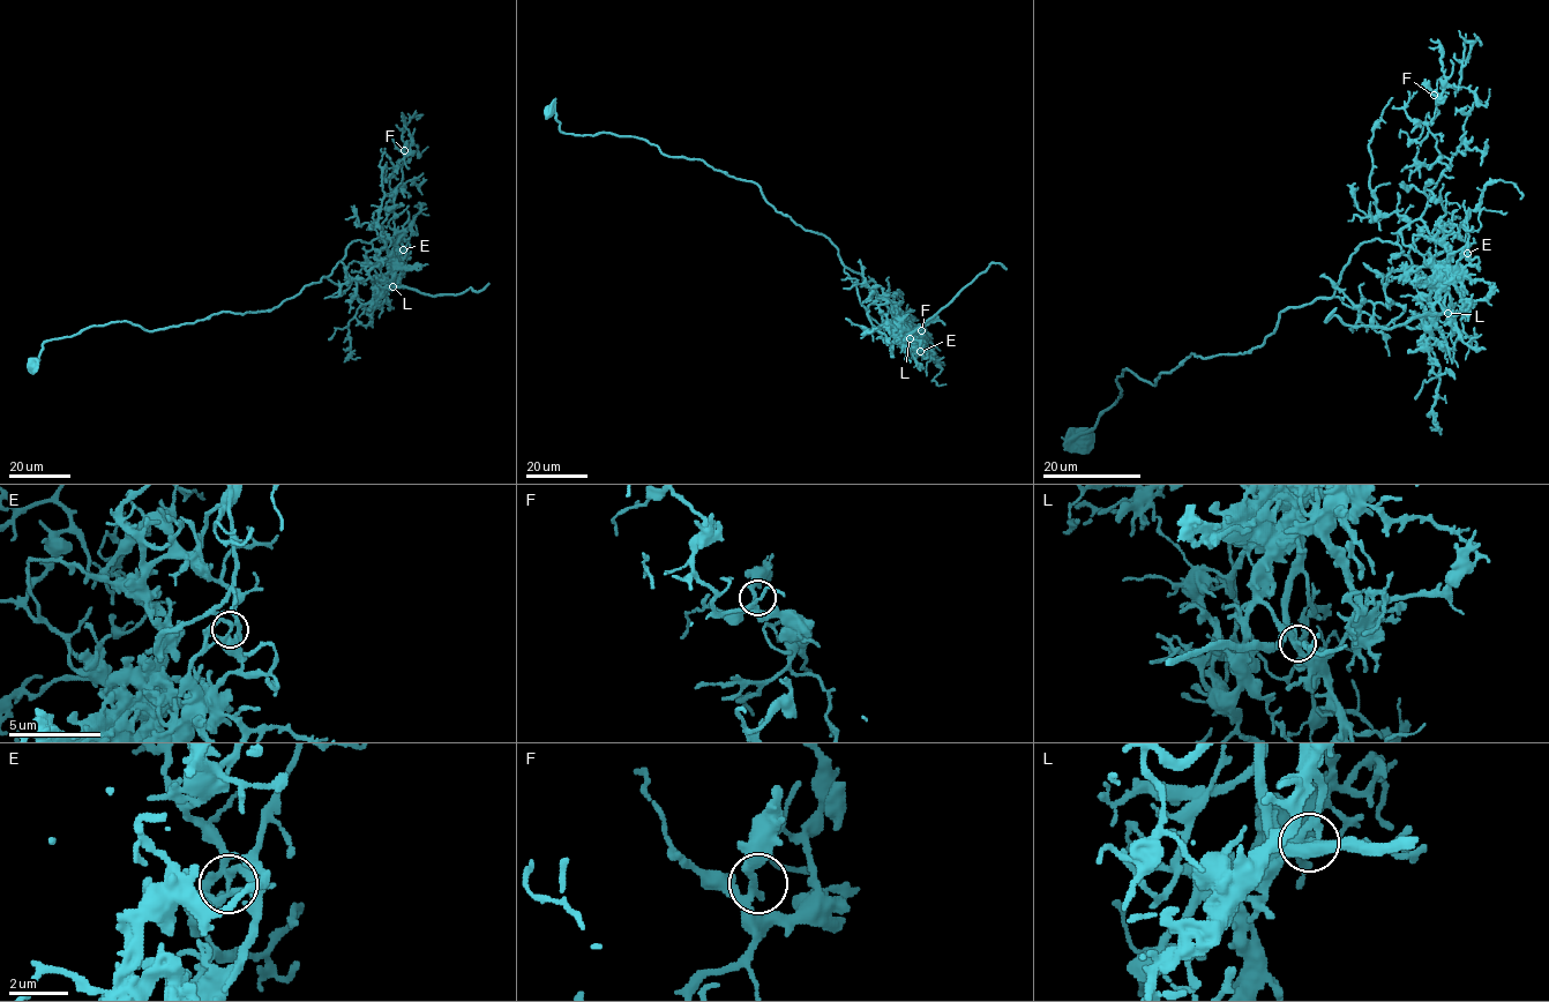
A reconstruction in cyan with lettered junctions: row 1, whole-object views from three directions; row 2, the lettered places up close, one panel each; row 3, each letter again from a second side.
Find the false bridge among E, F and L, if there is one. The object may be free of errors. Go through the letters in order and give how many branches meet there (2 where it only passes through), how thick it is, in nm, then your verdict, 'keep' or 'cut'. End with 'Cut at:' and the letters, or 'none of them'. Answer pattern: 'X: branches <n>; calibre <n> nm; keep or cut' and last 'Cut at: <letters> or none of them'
E: branches 4; calibre 200 nm; cut
F: branches 4; calibre 200 nm; keep
L: branches 4; calibre 260 nm; keep
Cut at: E

